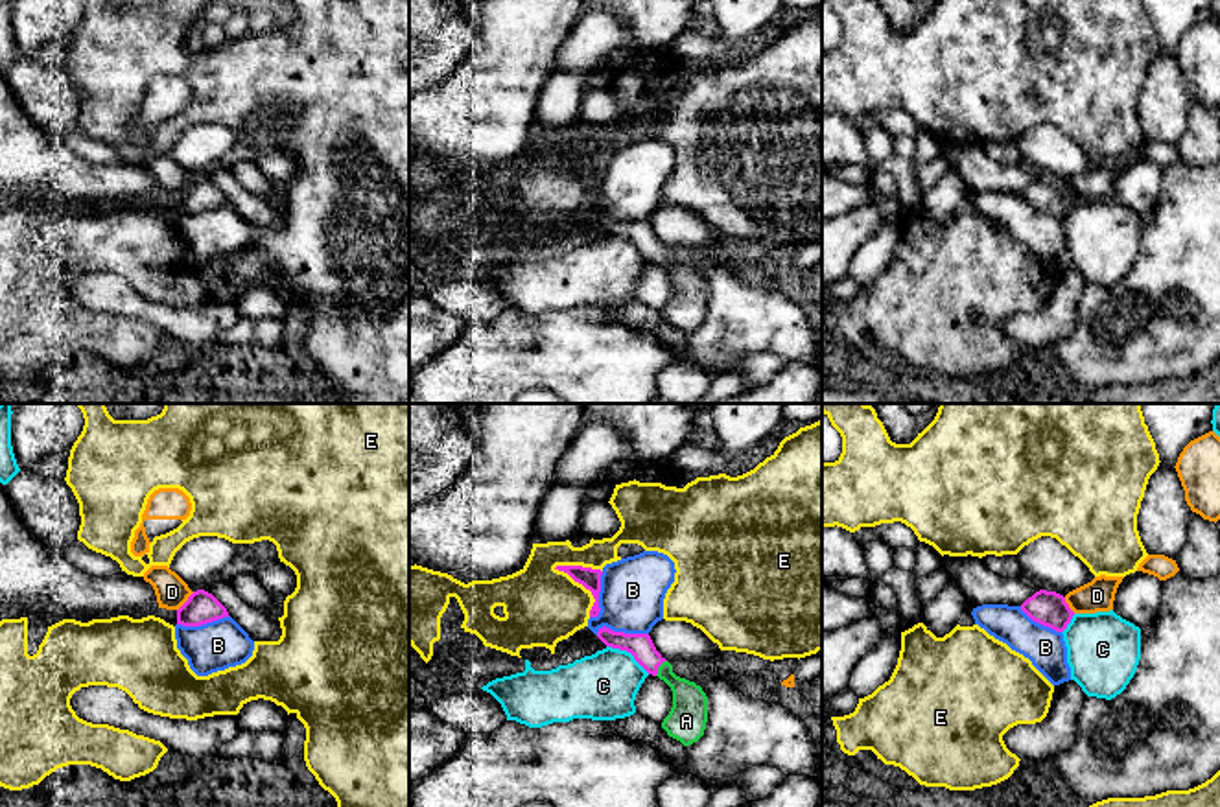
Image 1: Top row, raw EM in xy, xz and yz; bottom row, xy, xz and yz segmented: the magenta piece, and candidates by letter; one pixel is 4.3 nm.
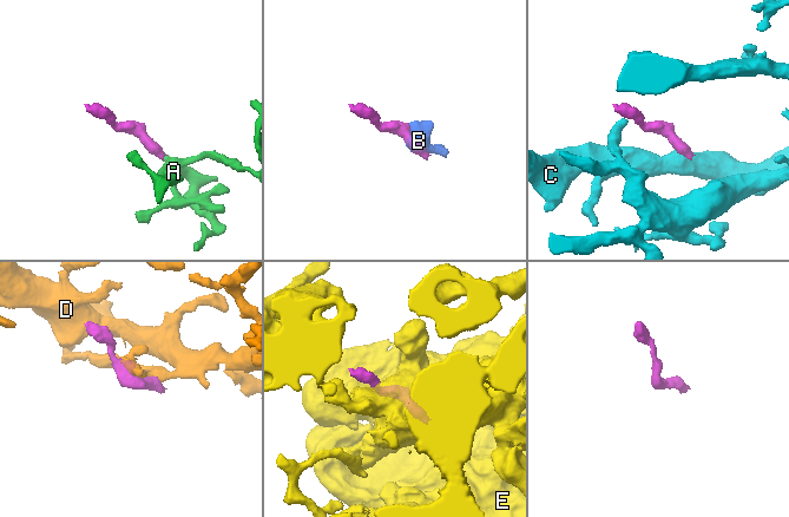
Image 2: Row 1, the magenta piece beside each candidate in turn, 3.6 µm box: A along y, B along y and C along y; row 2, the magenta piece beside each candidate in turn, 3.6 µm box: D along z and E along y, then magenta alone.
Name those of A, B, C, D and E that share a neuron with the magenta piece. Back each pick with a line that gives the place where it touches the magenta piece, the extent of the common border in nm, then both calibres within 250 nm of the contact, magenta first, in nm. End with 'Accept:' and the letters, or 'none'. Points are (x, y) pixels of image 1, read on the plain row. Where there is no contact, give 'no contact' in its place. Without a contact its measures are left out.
A: meets magenta in xz at (658, 253); contact 90 nm long; 110 nm thick on the magenta side, 160 nm on the other
Accept: A

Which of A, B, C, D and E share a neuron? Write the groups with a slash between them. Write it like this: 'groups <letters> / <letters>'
groups A / B / C / D / E

